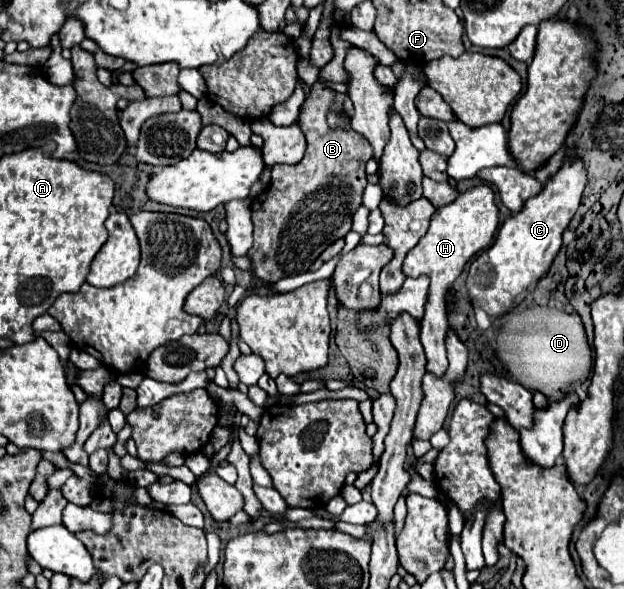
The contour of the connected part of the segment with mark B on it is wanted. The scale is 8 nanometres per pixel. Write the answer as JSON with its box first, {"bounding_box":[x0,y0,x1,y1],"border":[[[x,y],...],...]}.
{"bounding_box":[248,81,372,283],"border":[[[320,81],[312,85],[312,93],[300,109],[298,125],[306,137],[304,159],[296,165],[274,165],[270,187],[266,187],[258,197],[252,199],[252,221],[254,221],[254,245],[248,251],[252,261],[250,271],[266,283],[276,283],[282,277],[294,277],[310,271],[316,257],[332,245],[336,239],[342,239],[352,229],[352,215],[362,203],[362,193],[366,187],[364,165],[372,157],[372,145],[368,139],[354,129],[330,129],[326,123],[328,107],[336,93],[324,87]]]}

